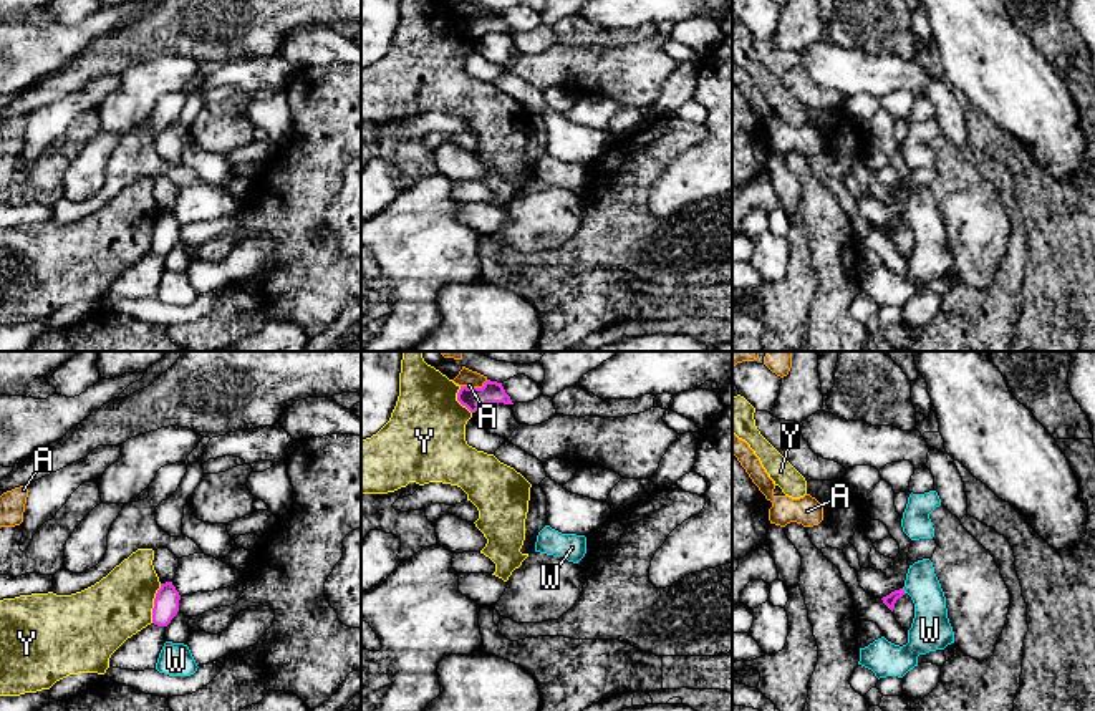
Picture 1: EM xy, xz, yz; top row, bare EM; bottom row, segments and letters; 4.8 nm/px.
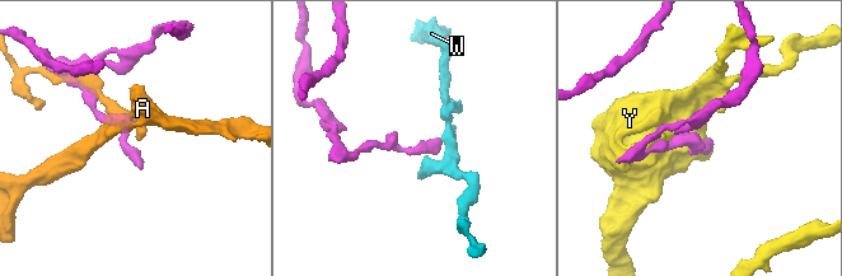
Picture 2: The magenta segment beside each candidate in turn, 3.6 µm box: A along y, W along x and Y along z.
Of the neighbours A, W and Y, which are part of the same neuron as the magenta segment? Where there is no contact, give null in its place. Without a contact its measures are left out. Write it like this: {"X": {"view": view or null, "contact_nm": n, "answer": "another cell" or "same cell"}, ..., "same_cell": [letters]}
{"A": {"view": "xz", "contact_nm": 140, "answer": "another cell"}, "W": {"view": "yz", "contact_nm": 30, "answer": "another cell"}, "Y": {"view": "xy", "contact_nm": 200, "answer": "another cell"}, "same_cell": []}

